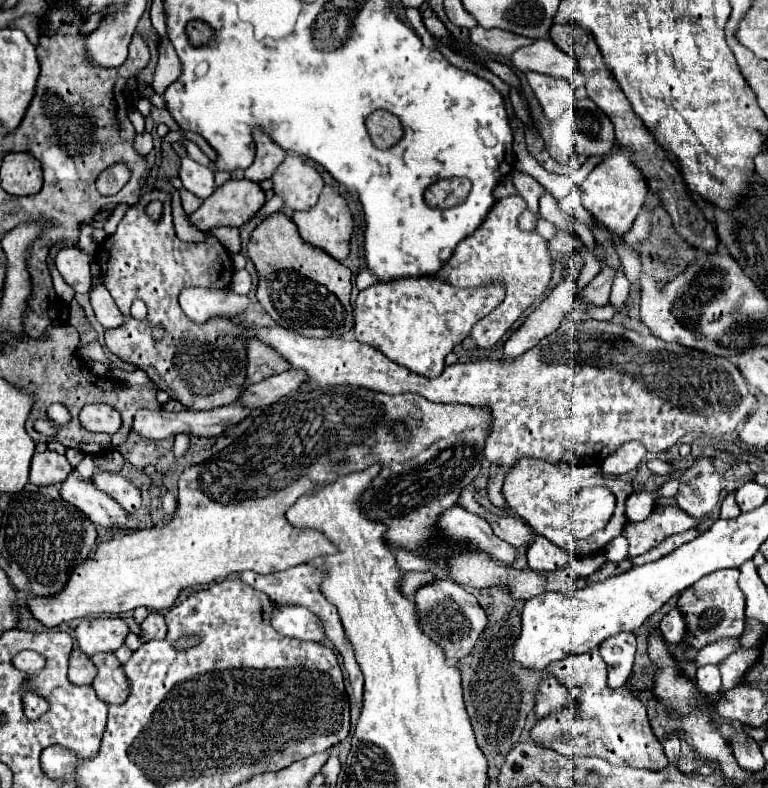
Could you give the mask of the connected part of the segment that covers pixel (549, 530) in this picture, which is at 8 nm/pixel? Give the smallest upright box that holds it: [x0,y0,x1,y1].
[503,459,633,555]

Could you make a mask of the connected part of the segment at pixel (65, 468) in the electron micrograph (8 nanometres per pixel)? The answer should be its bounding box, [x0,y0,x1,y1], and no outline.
[31,451,73,487]

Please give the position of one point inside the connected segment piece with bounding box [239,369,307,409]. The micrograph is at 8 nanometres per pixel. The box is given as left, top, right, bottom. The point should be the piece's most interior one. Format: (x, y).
(261, 394)

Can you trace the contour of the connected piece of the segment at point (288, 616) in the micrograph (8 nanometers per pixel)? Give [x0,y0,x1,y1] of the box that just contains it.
[273,605,325,643]

